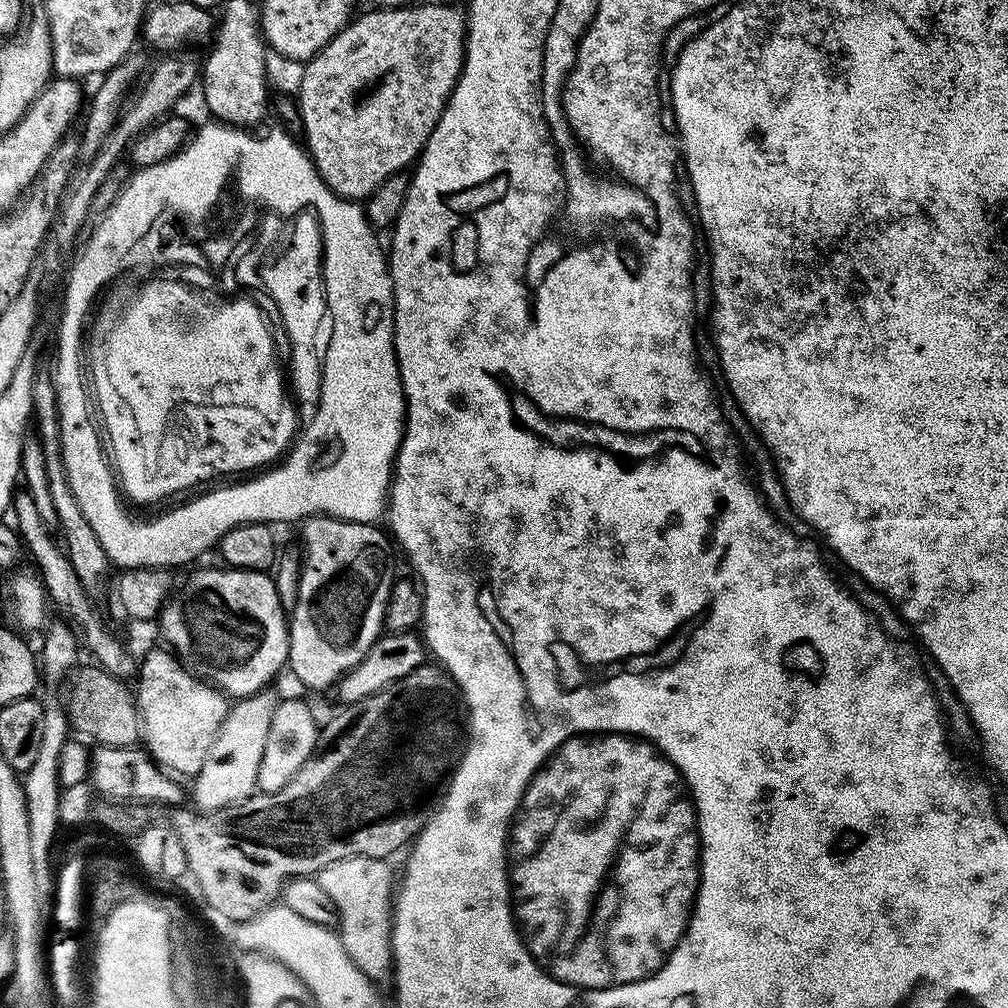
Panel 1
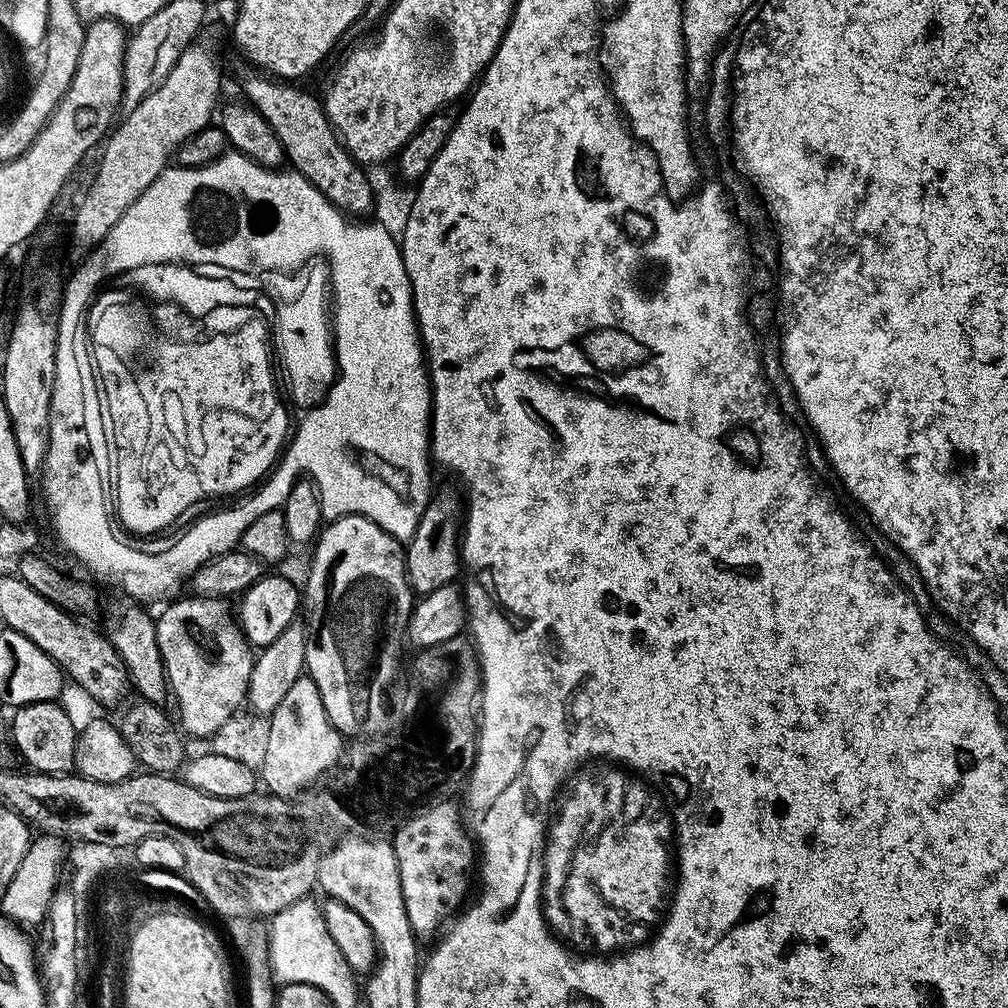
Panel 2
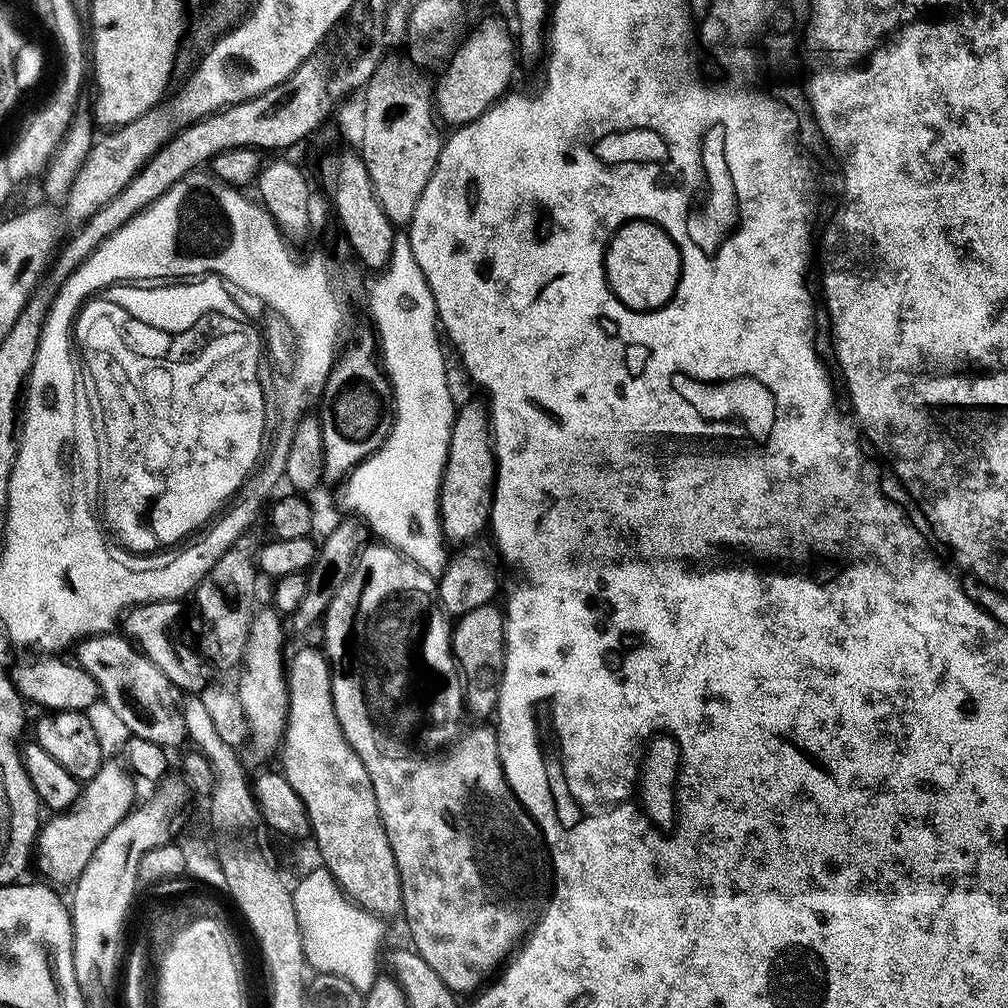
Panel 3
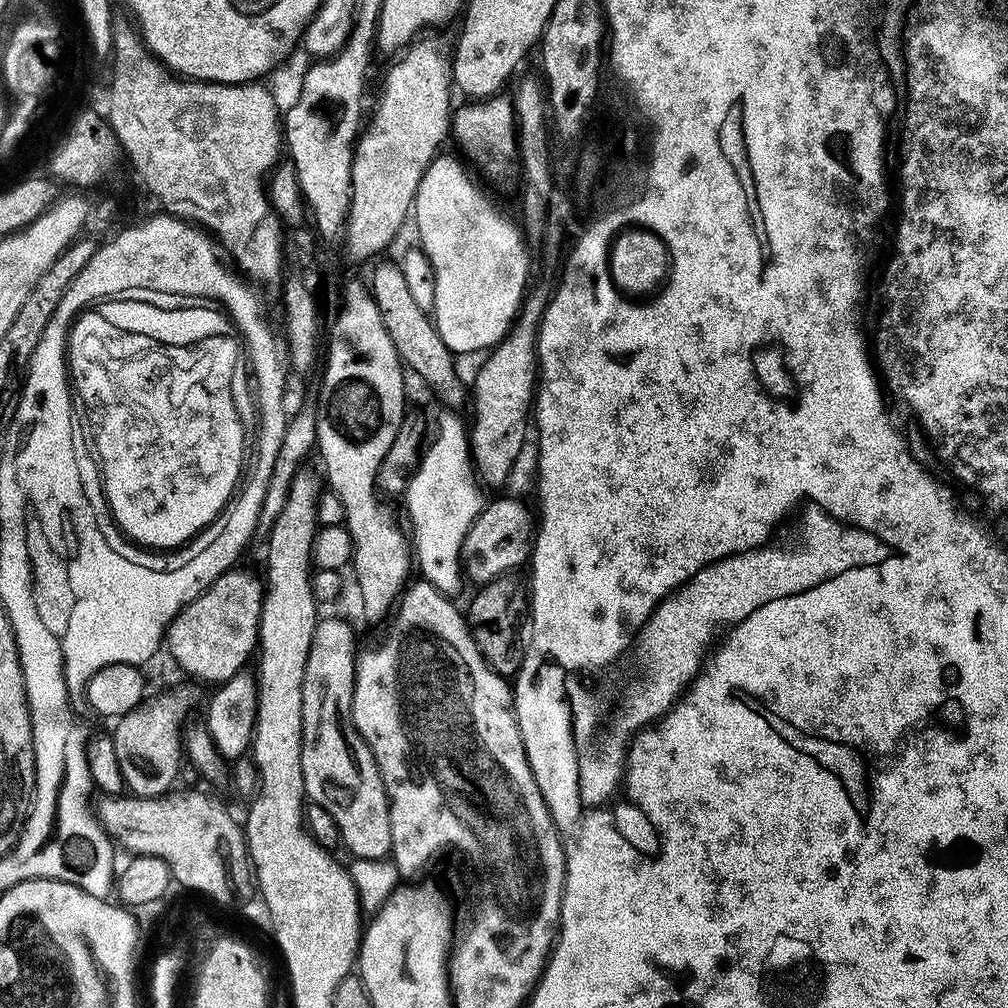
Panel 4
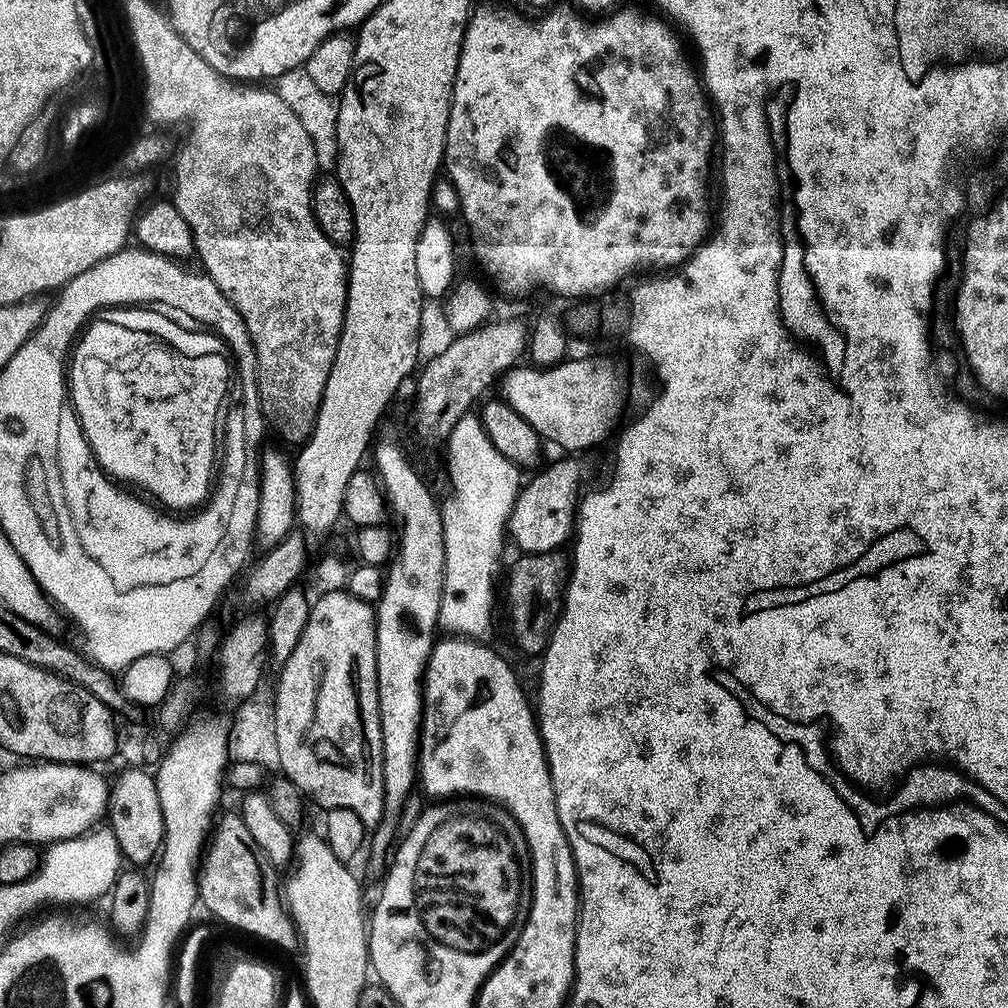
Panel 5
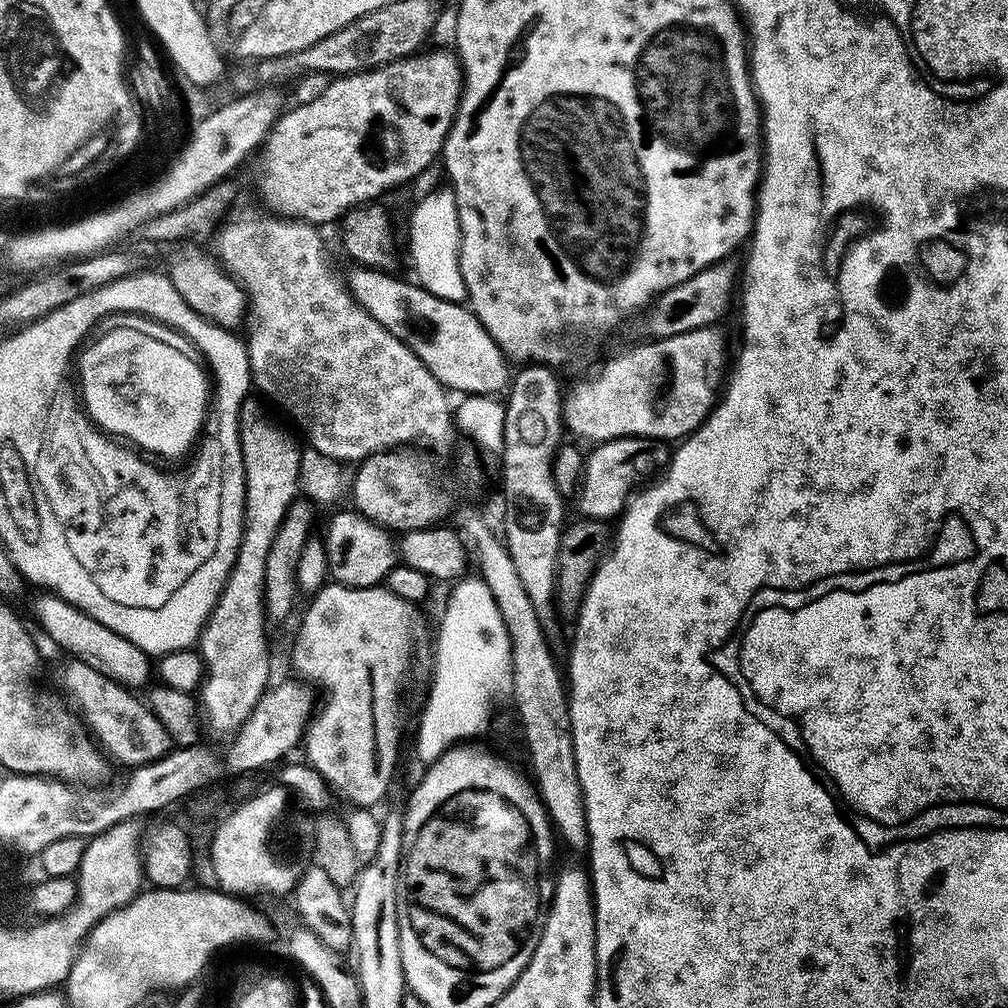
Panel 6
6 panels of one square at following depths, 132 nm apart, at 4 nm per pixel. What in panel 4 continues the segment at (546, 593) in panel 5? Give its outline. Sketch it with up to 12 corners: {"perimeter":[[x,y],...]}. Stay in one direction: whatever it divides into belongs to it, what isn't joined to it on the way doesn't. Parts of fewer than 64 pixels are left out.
{"perimeter":[[520,574],[483,585],[466,607],[486,662],[512,678],[530,612]]}

